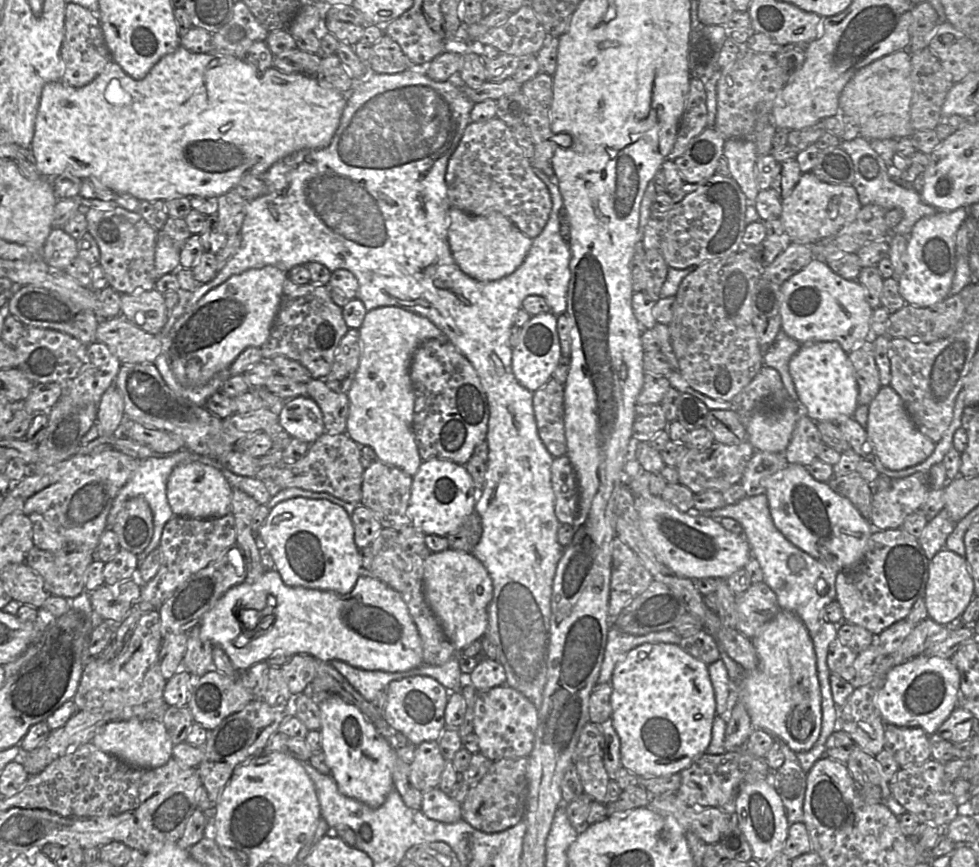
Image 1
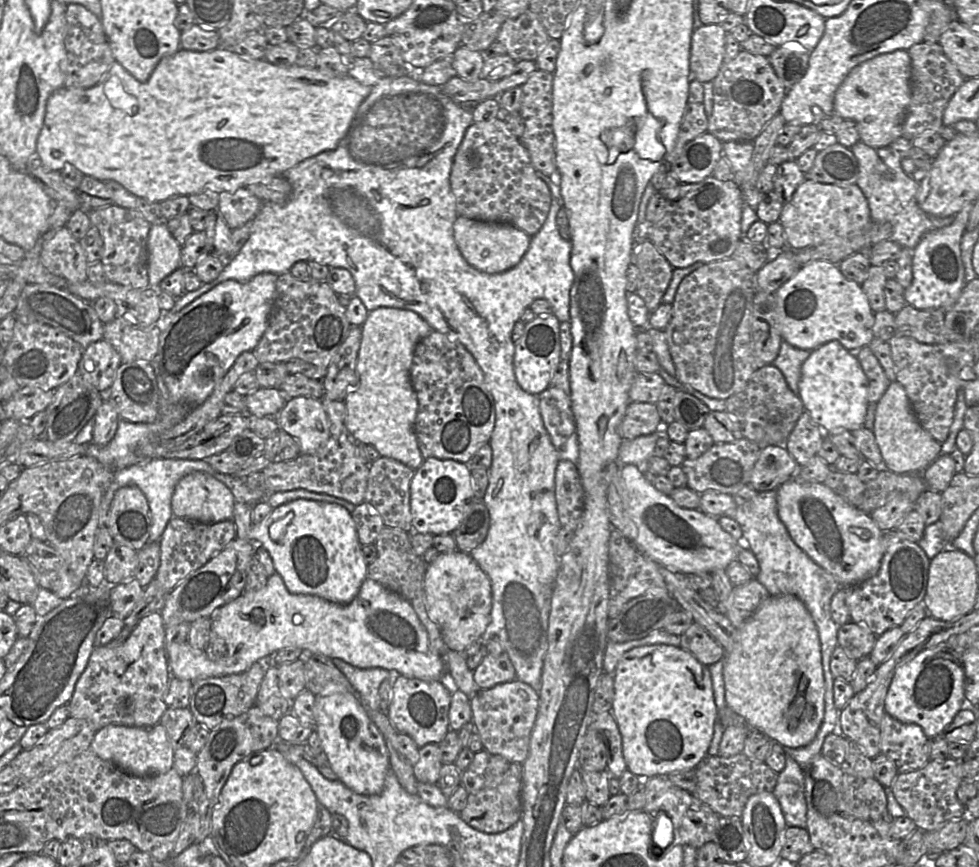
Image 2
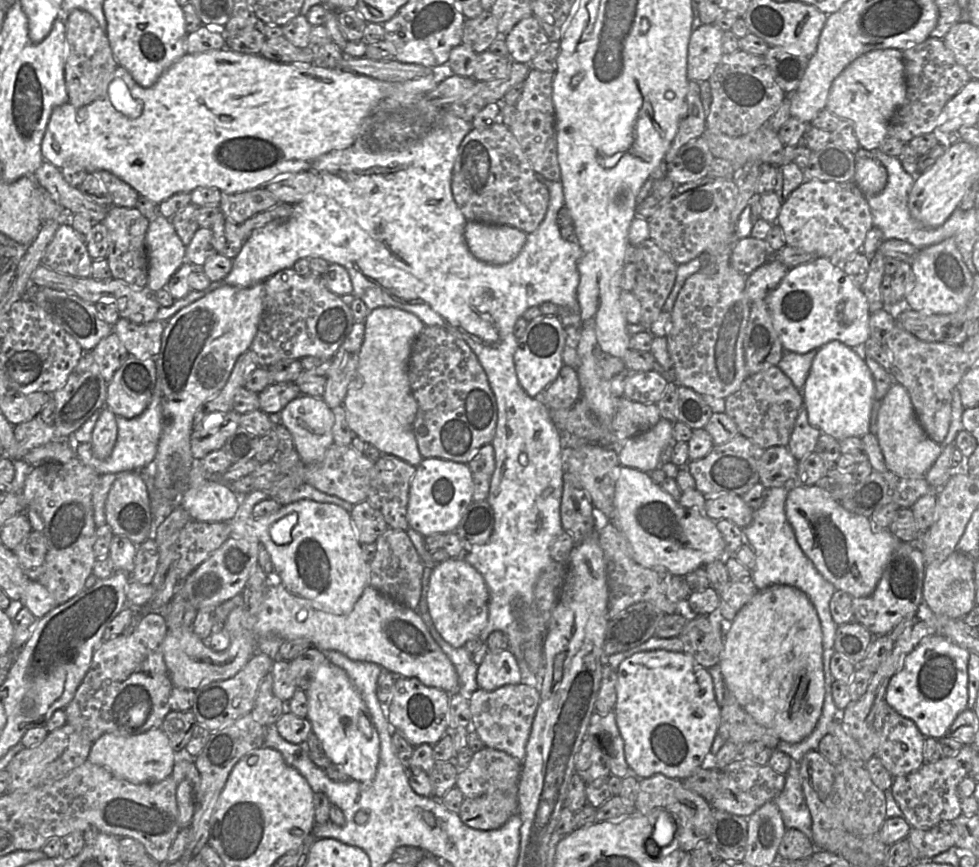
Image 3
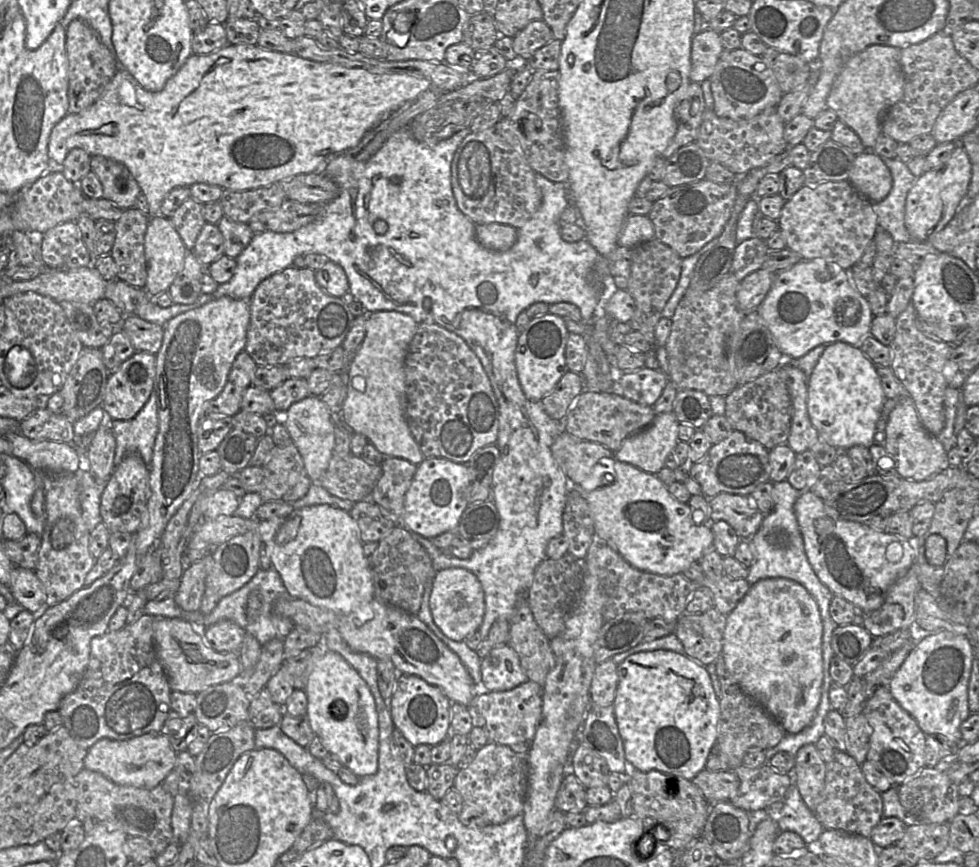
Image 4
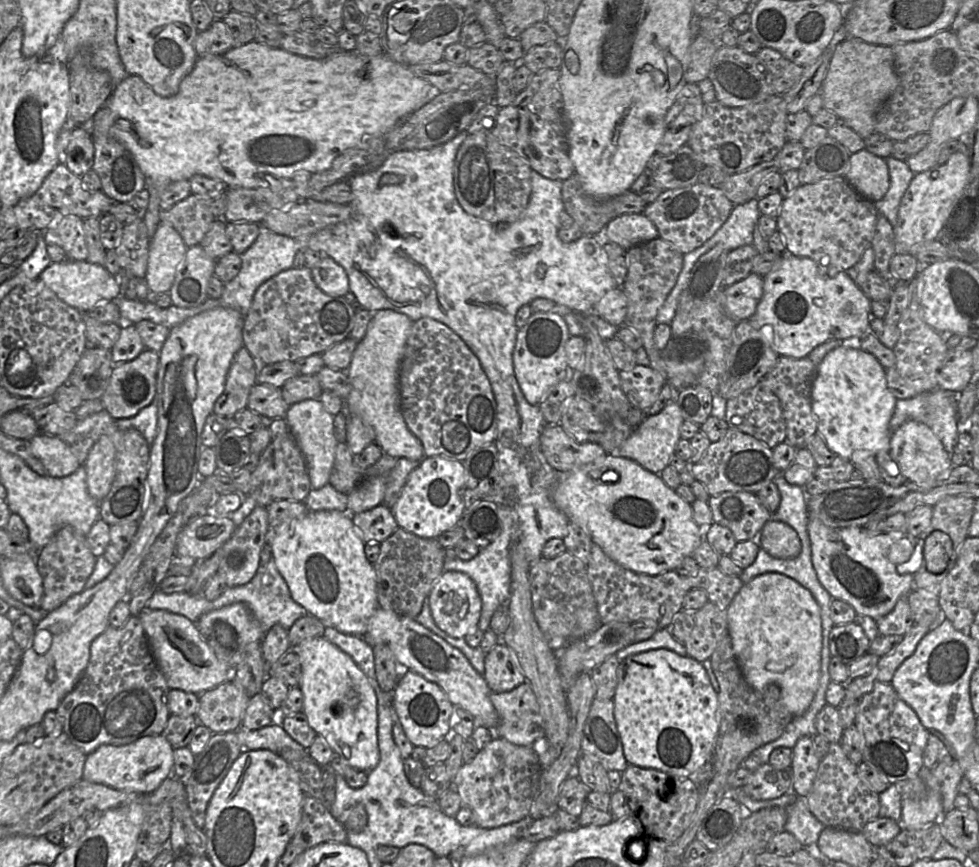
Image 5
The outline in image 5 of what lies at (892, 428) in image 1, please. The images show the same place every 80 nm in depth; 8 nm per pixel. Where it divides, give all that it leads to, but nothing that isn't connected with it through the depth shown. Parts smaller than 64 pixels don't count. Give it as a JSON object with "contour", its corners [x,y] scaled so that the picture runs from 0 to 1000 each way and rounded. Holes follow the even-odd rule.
{"contour":[[[927,484],[910,501],[910,525],[916,531],[926,555],[952,563],[964,555],[973,539],[970,524],[956,501],[944,488]]]}

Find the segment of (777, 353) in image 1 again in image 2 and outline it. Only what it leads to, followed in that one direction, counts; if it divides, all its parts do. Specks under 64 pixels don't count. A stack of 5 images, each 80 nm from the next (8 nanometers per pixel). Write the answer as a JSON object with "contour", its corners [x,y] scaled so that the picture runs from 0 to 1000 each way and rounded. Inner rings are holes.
{"contour":[[[800,392],[796,408],[789,419],[799,429],[806,448],[813,456],[816,454],[819,421],[827,408],[827,404],[813,401]]]}

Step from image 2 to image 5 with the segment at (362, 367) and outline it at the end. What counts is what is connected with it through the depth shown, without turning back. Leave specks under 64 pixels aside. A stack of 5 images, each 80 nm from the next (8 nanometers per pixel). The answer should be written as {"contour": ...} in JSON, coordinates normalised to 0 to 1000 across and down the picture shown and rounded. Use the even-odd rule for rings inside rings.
{"contour":[[[399,356],[381,361],[373,389],[365,398],[354,433],[359,451],[352,461],[352,475],[367,481],[383,498],[383,511],[391,522],[403,528],[430,532],[433,518],[417,495],[409,468],[409,424],[422,371],[412,361]]]}

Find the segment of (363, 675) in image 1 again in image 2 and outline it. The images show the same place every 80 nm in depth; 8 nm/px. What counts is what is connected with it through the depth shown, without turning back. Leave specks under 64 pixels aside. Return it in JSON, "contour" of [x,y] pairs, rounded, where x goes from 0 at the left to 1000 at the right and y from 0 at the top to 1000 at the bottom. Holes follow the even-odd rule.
{"contour":[[[339,760],[342,769],[355,783],[375,813],[387,820],[387,794],[389,788],[399,781],[399,775],[390,770],[368,772],[348,760]]]}

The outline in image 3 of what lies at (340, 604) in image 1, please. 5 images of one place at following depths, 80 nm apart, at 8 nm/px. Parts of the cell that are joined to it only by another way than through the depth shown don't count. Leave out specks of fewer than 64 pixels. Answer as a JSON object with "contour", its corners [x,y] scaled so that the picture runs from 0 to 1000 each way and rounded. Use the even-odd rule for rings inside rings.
{"contour":[[[277,668],[277,676],[270,686],[261,710],[253,710],[247,697],[233,708],[226,724],[235,735],[235,745],[228,752],[218,751],[211,740],[204,737],[196,725],[171,728],[165,742],[165,752],[178,792],[200,796],[213,788],[237,782],[264,752],[263,743],[266,735],[283,734],[289,739],[312,736],[318,740],[320,746],[329,752],[345,751],[362,762],[383,765],[402,779],[426,782],[433,790],[445,792],[458,800],[465,800],[470,796],[469,782],[464,767],[441,736],[428,707],[390,686],[379,675],[372,679],[358,707],[343,709],[323,701],[322,696],[316,691],[297,685],[285,668]]]}

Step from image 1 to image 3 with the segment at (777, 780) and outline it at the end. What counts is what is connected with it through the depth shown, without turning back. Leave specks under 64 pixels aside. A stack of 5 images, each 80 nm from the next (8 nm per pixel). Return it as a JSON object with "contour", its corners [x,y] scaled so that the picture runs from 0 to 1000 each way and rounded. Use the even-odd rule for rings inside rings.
{"contour":[[[815,880],[810,881],[802,893],[801,909],[790,924],[802,954],[818,958],[829,970],[829,943],[820,917]]]}

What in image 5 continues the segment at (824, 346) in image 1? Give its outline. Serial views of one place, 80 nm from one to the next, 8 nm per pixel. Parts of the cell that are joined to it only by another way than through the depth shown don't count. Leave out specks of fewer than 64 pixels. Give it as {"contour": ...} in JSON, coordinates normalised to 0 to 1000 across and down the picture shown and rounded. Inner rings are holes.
{"contour":[[[878,390],[861,392],[861,397],[846,406],[835,422],[829,443],[829,474],[835,484],[835,497],[847,518],[854,525],[866,529],[873,520],[889,520],[895,525],[909,519],[910,497],[908,487],[912,480],[916,459],[906,445],[905,426],[890,407],[878,401]]]}

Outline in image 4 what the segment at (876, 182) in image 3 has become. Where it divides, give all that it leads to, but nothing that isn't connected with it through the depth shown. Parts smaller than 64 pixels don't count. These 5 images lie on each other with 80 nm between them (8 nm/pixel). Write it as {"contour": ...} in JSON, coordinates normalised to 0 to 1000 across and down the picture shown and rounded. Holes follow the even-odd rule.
{"contour":[[[890,173],[874,179],[867,210],[890,233],[902,231],[911,217],[911,202],[900,181]]]}

